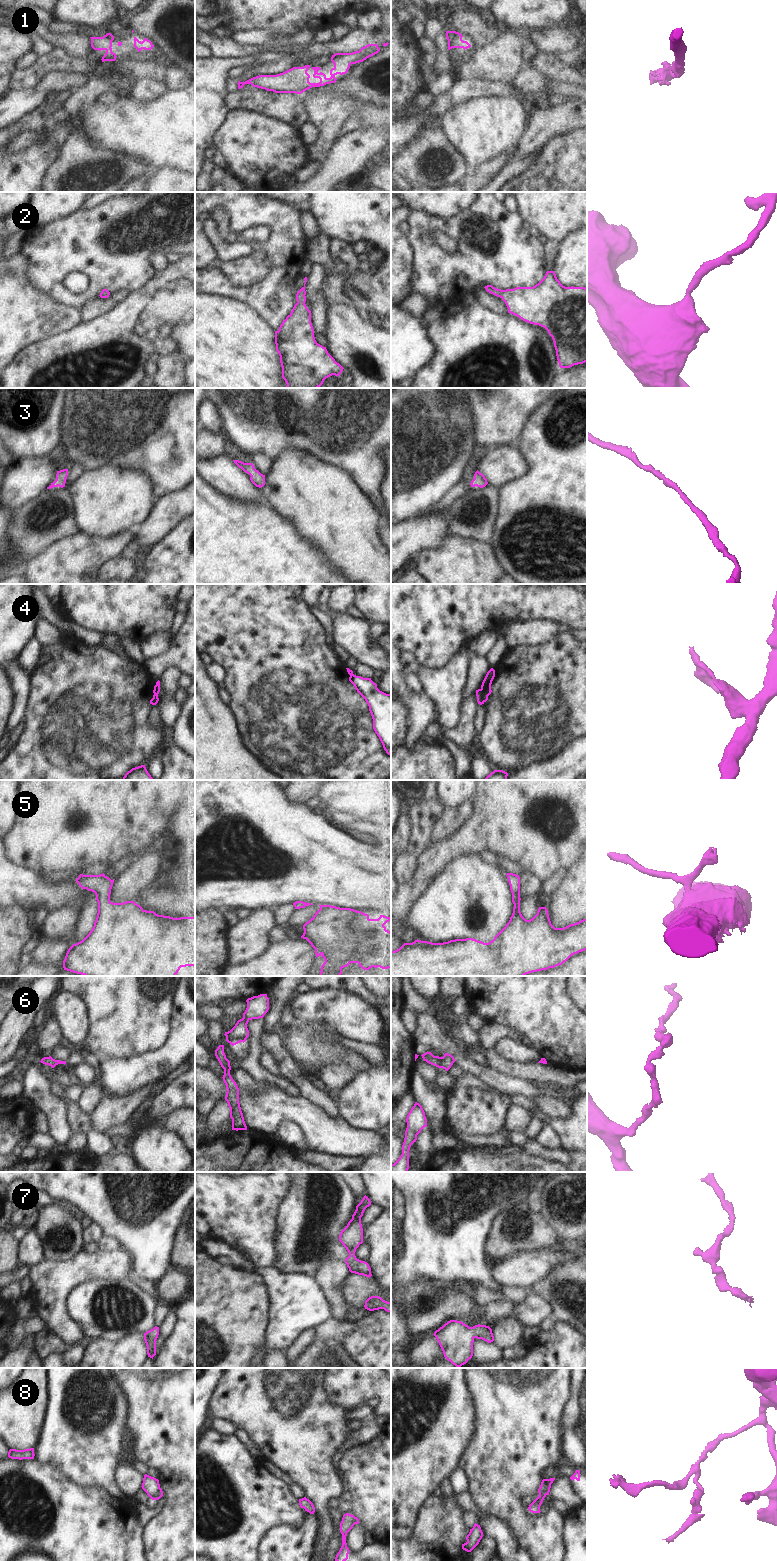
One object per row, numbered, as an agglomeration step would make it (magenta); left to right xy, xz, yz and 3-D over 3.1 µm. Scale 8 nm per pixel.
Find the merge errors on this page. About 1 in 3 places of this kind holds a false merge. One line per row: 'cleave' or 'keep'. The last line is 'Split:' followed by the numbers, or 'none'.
1: keep
2: keep
3: keep
4: cleave
5: keep
6: keep
7: keep
8: cleave
Split: 4, 8

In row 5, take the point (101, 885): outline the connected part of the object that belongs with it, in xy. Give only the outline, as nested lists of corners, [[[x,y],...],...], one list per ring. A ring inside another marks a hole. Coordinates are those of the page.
[[[104,873],[80,874],[76,879],[82,889],[95,893],[98,913],[89,934],[68,949],[63,961],[64,970],[84,976],[176,976],[181,967],[195,966],[195,917],[158,915],[154,911],[144,910],[134,901],[113,903],[110,901],[110,894],[114,880]]]

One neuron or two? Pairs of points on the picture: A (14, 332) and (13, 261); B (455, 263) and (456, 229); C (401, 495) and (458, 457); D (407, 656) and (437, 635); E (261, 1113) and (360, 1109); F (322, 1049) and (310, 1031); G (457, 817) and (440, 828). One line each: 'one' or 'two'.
A: one
B: one
C: one
D: two
E: two
F: one
G: one

